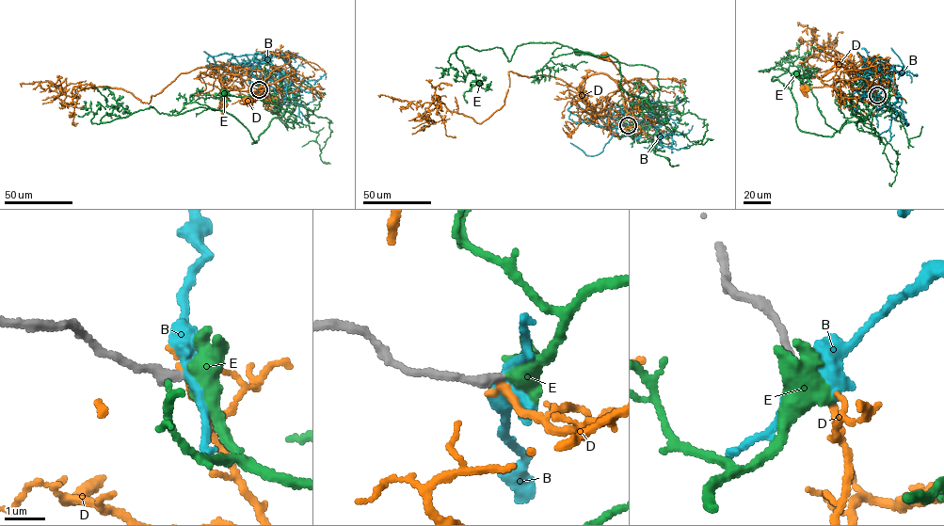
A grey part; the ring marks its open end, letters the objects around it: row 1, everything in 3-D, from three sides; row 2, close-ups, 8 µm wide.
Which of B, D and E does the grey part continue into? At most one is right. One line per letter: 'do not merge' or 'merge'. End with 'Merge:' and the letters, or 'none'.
B: do not merge
D: do not merge
E: merge
Merge: E

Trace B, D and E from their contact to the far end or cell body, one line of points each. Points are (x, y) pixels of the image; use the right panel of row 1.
B: (877, 95), (892, 74), (880, 70), (885, 65), (895, 87), (895, 105), (903, 111), (904, 120), (899, 112)
D: (877, 95), (877, 103), (870, 103), (840, 82), (831, 86), (804, 88)
E: (877, 95), (889, 105), (882, 98), (867, 118), (846, 122), (840, 133), (825, 122), (796, 73)

